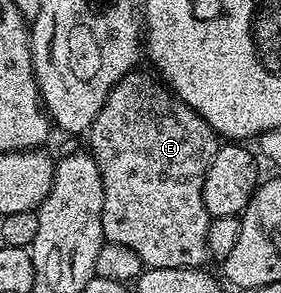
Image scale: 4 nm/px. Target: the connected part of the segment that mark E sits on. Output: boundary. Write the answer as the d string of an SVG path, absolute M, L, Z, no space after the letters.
M128 73L114 85L88 131L88 153L96 160L104 184L102 237L132 248L146 268L205 267L210 258L211 217L204 208L204 176L218 151L219 135L153 73L138 73Z

